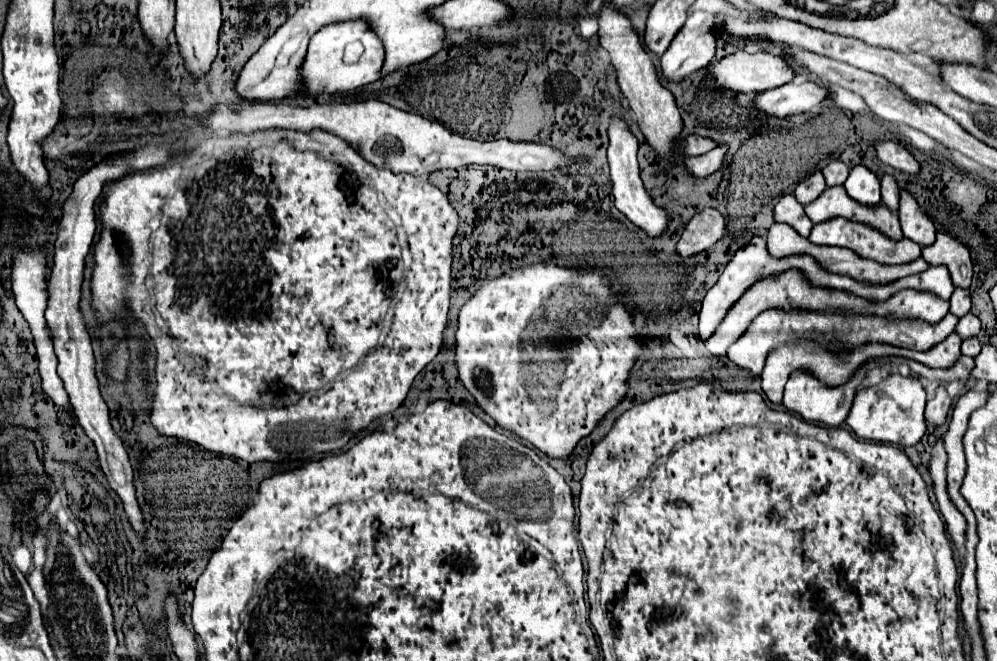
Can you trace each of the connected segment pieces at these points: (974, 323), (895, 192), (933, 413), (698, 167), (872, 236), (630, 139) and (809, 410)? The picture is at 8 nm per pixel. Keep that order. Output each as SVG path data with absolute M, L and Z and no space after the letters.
M967 314L967 316L959 318L959 324L957 324L957 328L955 328L955 332L961 336L961 340L977 336L979 330L981 330L981 322L979 322L979 318L973 316L973 314Z
M891 176L881 178L881 196L883 196L885 208L889 208L891 212L897 212L897 208L899 208L899 188L897 188L897 182Z
M939 386L935 398L927 402L927 410L925 410L925 420L927 420L927 424L933 426L933 428L941 426L941 424L945 422L945 418L947 418L949 408L951 408L951 398L949 398L947 390L945 390L943 386Z
M717 146L713 150L709 150L707 154L703 156L695 156L695 158L685 158L683 162L683 168L695 176L695 178L707 178L709 174L717 172L723 164L723 158L725 158L725 152L727 148L725 146Z
M843 218L829 220L829 222L823 222L823 224L813 226L809 240L811 240L813 244L821 244L821 246L851 248L853 252L857 252L857 256L871 258L871 260L879 260L879 264L907 264L907 262L917 260L917 258L921 256L921 246L915 244L915 242L911 242L911 240L907 240L907 238L895 242L895 240L889 240L887 236L883 236L881 232L877 232L877 230L871 228L871 226L855 224L855 222L849 222L849 220L843 220Z
M613 116L611 126L609 126L609 150L607 150L607 156L609 156L609 166L611 166L611 182L613 182L615 206L637 228L643 228L643 232L647 236L657 238L667 230L669 216L667 216L667 212L663 208L659 208L651 200L651 196L643 188L643 182L639 178L639 166L637 166L637 148L639 148L639 144L637 144L635 134L629 130L629 124L621 116Z
M857 370L857 374L855 374L845 386L827 388L827 386L823 386L817 378L813 378L813 376L807 374L807 372L793 372L791 378L789 378L789 382L785 384L783 406L785 406L789 412L799 414L799 416L805 418L807 422L819 422L819 424L825 424L825 426L841 426L841 424L845 422L849 410L851 410L855 392L861 388L863 378L865 378L865 370Z

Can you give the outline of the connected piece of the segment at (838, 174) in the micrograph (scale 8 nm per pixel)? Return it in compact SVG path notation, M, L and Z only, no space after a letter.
M833 160L829 166L823 168L823 176L827 186L841 186L849 176L849 168L841 160Z

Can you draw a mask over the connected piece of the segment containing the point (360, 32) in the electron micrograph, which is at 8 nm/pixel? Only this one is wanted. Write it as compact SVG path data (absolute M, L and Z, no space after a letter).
M355 18L355 20L327 24L309 42L309 52L301 66L305 82L303 96L319 96L323 92L325 94L347 92L371 84L383 76L381 74L383 60L385 60L383 42L379 40L379 36L375 36L367 20Z

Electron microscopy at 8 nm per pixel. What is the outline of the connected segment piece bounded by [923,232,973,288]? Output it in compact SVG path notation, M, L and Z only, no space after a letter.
M937 232L935 244L923 248L923 260L927 260L929 266L939 266L939 264L947 266L955 288L971 286L973 264L971 264L969 250L949 234Z

